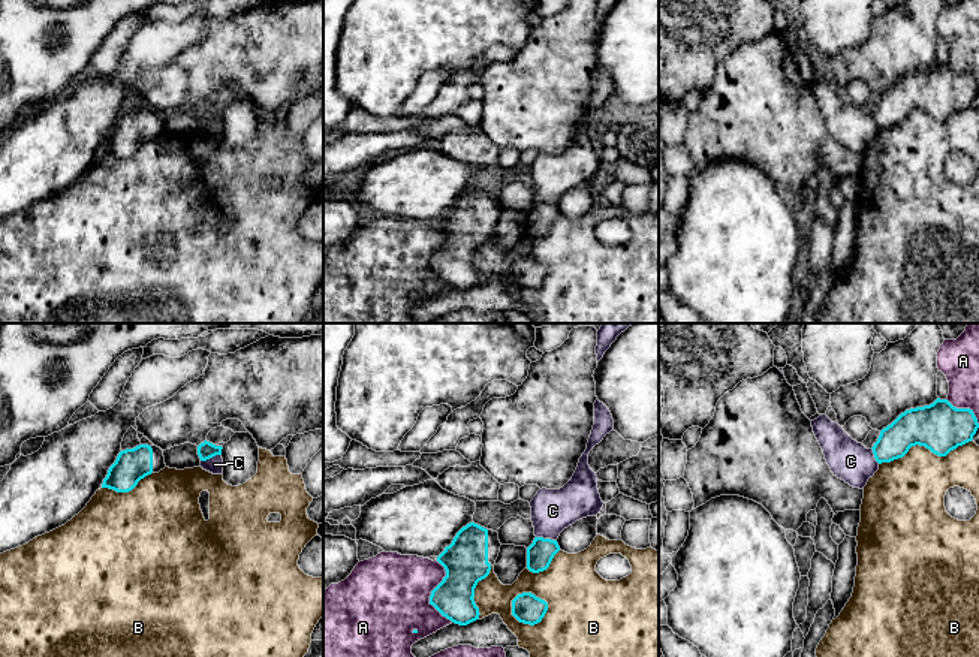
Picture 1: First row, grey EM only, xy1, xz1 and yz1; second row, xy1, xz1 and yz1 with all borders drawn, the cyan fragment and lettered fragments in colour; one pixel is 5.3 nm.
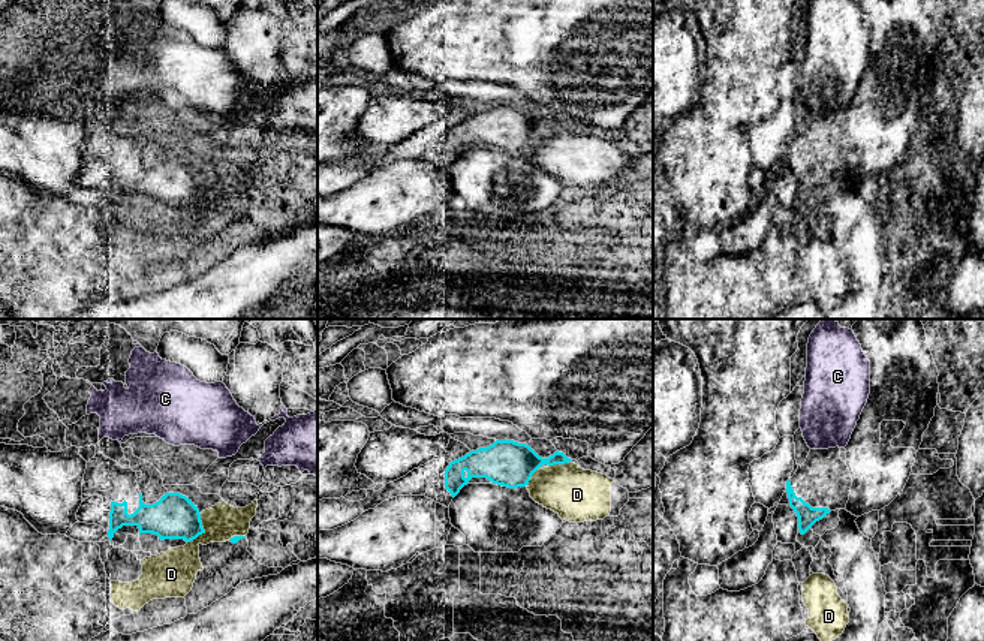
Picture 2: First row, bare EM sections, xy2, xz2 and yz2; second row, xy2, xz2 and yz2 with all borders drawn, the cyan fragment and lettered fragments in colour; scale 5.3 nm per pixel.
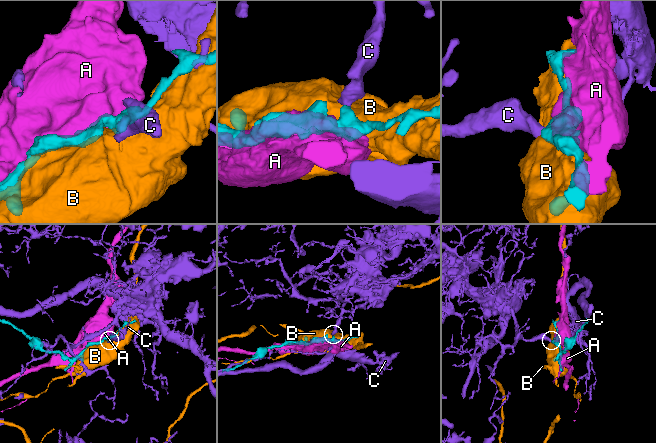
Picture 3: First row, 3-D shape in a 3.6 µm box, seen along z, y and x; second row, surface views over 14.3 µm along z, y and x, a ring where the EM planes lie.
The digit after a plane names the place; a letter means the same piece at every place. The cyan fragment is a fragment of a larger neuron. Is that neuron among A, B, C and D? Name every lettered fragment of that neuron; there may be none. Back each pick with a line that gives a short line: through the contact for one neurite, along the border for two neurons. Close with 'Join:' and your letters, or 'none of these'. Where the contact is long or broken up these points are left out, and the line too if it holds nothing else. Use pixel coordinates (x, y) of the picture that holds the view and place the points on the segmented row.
Join: none of these

